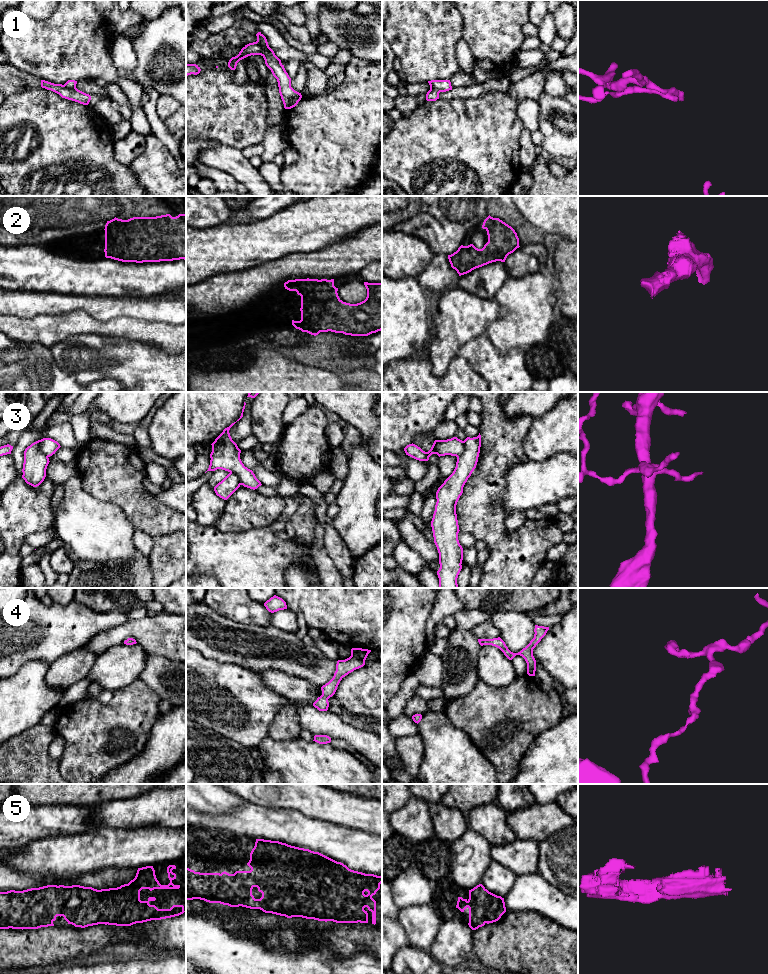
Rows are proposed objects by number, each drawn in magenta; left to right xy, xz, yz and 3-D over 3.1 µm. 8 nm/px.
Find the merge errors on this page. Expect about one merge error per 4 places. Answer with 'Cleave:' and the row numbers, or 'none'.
Cleave: 1, 3

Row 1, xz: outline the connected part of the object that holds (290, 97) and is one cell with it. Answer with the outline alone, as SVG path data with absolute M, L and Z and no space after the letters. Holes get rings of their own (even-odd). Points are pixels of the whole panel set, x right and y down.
M258 32L256 36L256 42L264 50L264 54L262 56L265 60L265 64L271 70L273 76L277 79L279 93L283 101L284 108L291 109L295 107L302 98L301 93L295 91L291 87L291 78L286 72L281 60L275 54L270 52L270 47L266 37L261 32Z

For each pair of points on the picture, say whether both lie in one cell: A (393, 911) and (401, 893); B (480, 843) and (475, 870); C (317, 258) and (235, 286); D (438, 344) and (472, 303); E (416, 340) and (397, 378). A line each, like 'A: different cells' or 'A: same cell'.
A: different cells
B: same cell
C: same cell
D: same cell
E: different cells

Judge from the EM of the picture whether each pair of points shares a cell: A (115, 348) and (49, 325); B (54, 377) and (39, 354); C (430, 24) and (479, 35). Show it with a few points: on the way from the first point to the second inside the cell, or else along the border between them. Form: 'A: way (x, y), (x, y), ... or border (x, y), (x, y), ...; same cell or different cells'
A: border (101, 334), (77, 333), (55, 343); different cells
B: way (48, 371), (39, 360); same cell
C: border (458, 10), (462, 18), (463, 37); different cells

